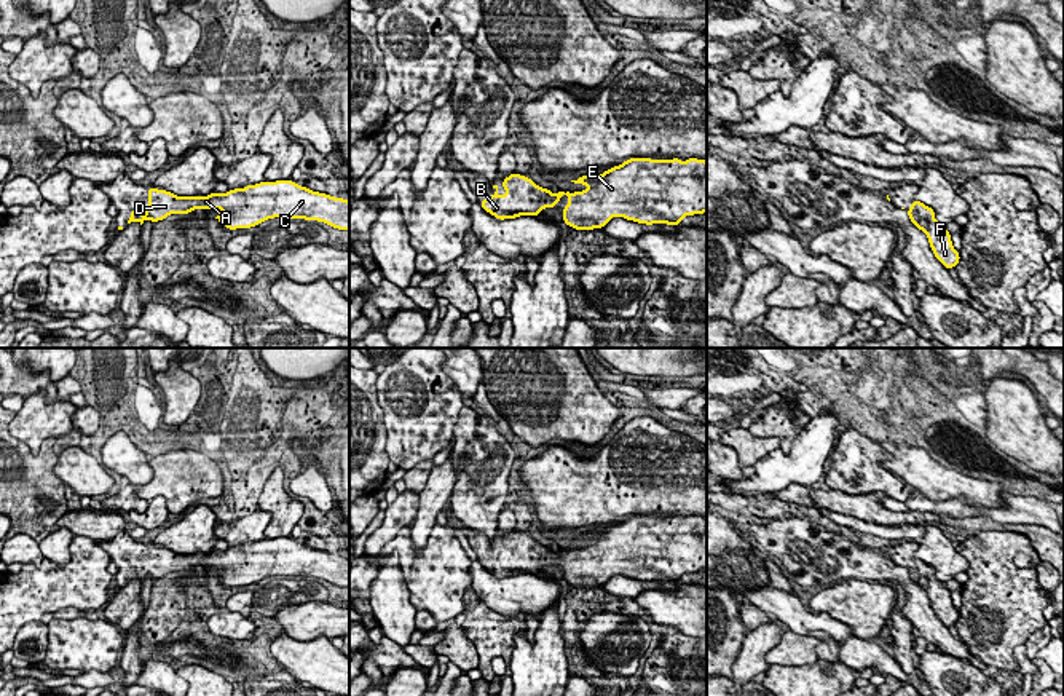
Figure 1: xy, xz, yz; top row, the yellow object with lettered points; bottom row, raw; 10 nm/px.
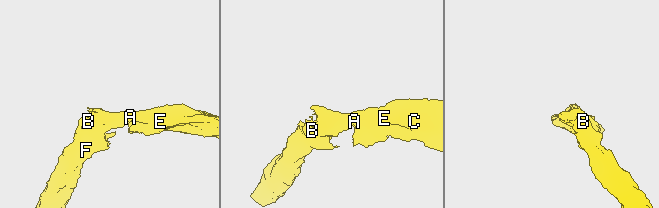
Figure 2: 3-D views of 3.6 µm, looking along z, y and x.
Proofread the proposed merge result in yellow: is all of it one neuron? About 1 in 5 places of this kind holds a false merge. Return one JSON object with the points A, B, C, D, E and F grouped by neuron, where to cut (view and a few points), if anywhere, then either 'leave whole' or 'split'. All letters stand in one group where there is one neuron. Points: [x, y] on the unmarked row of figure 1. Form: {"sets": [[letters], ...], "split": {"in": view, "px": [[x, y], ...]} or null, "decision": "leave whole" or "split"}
{"sets": [["A", "B", "C", "D", "E", "F"]], "split": null, "decision": "leave whole"}

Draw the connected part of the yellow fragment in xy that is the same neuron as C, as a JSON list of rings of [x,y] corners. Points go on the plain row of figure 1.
[[[276,538],[276,540],[260,540],[255,543],[247,543],[244,546],[228,548],[225,552],[211,551],[207,554],[175,554],[171,549],[148,546],[148,565],[145,567],[145,573],[140,573],[140,564],[131,568],[131,575],[128,581],[137,578],[140,583],[150,576],[153,581],[158,578],[164,578],[171,571],[188,571],[196,565],[201,567],[223,567],[223,571],[219,571],[215,576],[220,583],[228,587],[236,586],[250,586],[268,576],[282,575],[282,576],[306,576],[329,581],[338,587],[349,587],[349,559],[345,556],[335,556],[325,551],[313,549],[298,543],[292,538]]]

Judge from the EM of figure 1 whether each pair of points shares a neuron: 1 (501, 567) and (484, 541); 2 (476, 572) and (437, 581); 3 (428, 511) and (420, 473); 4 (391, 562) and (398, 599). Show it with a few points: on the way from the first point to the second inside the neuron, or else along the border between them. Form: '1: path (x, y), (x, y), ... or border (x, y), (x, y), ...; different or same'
1: path (495, 561), (485, 548); same
2: border (472, 562), (469, 585); different
3: border (434, 466), (426, 486), (418, 494); different
4: path (391, 572), (391, 589); same

